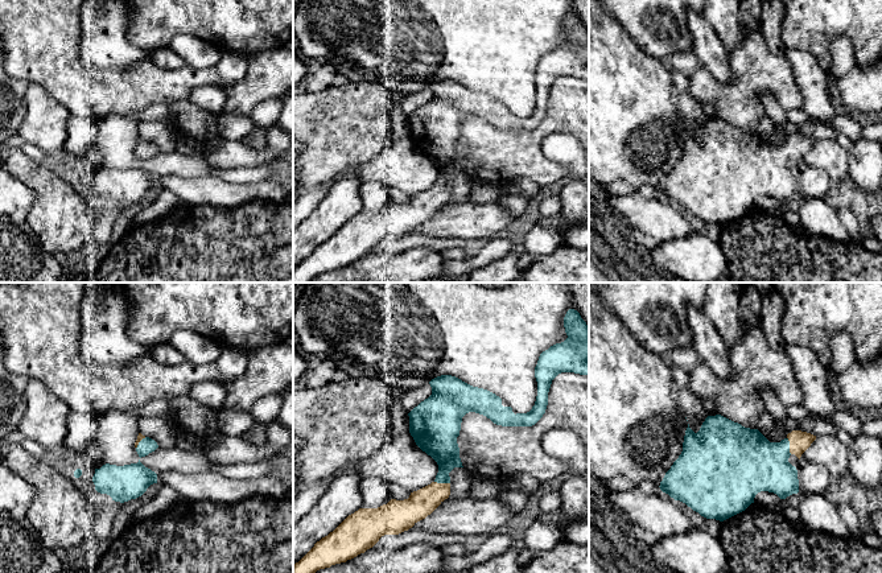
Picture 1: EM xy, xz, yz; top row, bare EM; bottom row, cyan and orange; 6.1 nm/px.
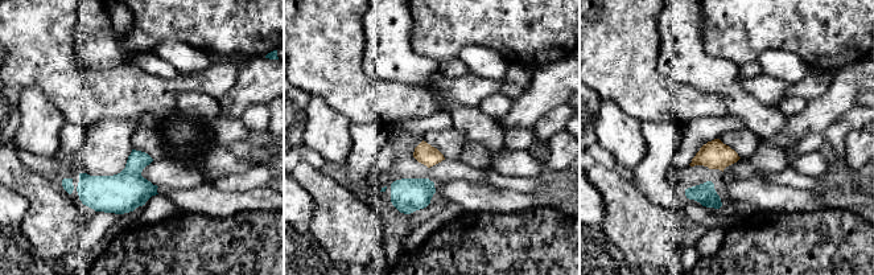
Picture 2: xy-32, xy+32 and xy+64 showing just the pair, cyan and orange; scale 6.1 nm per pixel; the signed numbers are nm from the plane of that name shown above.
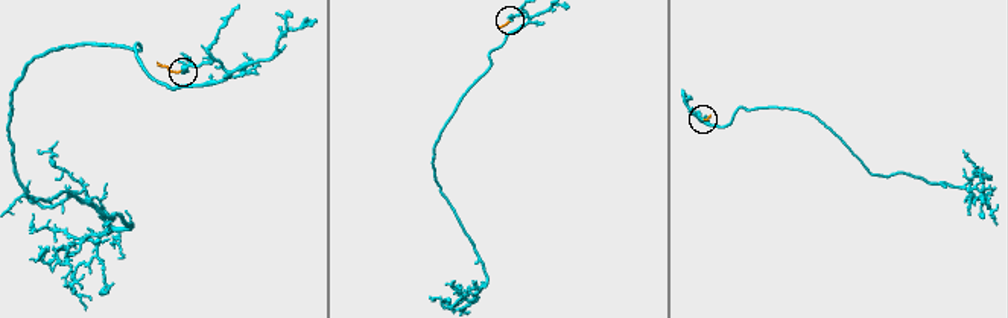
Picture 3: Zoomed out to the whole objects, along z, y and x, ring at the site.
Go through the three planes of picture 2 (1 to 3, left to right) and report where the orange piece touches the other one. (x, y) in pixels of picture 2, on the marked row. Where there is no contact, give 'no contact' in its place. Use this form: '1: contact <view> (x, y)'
1: no contact
2: no contact
3: no contact

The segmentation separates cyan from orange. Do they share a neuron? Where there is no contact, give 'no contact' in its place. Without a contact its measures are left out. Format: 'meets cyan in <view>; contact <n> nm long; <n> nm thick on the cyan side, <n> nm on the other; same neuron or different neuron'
meets cyan in yz; contact 110 nm long; 340 nm thick on the cyan side, 130 nm on the other; same neuron

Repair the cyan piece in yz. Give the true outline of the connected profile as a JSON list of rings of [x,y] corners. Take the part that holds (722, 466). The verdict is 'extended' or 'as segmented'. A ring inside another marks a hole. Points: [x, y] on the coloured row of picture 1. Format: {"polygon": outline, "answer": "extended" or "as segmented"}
{"polygon": [[[721,415],[708,416],[697,433],[688,424],[683,452],[659,487],[701,516],[724,522],[745,511],[761,491],[774,492],[780,499],[797,494],[797,470],[788,458],[795,454],[800,459],[815,440],[811,433],[792,430],[780,442],[770,442],[758,429],[745,428]]], "answer": "extended"}

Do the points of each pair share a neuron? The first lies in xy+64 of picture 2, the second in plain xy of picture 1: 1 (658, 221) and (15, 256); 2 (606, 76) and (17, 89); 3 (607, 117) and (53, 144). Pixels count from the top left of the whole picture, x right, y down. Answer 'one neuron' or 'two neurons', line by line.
1: two neurons
2: two neurons
3: one neuron

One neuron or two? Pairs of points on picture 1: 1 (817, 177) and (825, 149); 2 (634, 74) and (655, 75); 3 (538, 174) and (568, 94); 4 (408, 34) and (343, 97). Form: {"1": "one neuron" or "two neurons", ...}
{"1": "two neurons", "2": "one neuron", "3": "one neuron", "4": "two neurons"}

